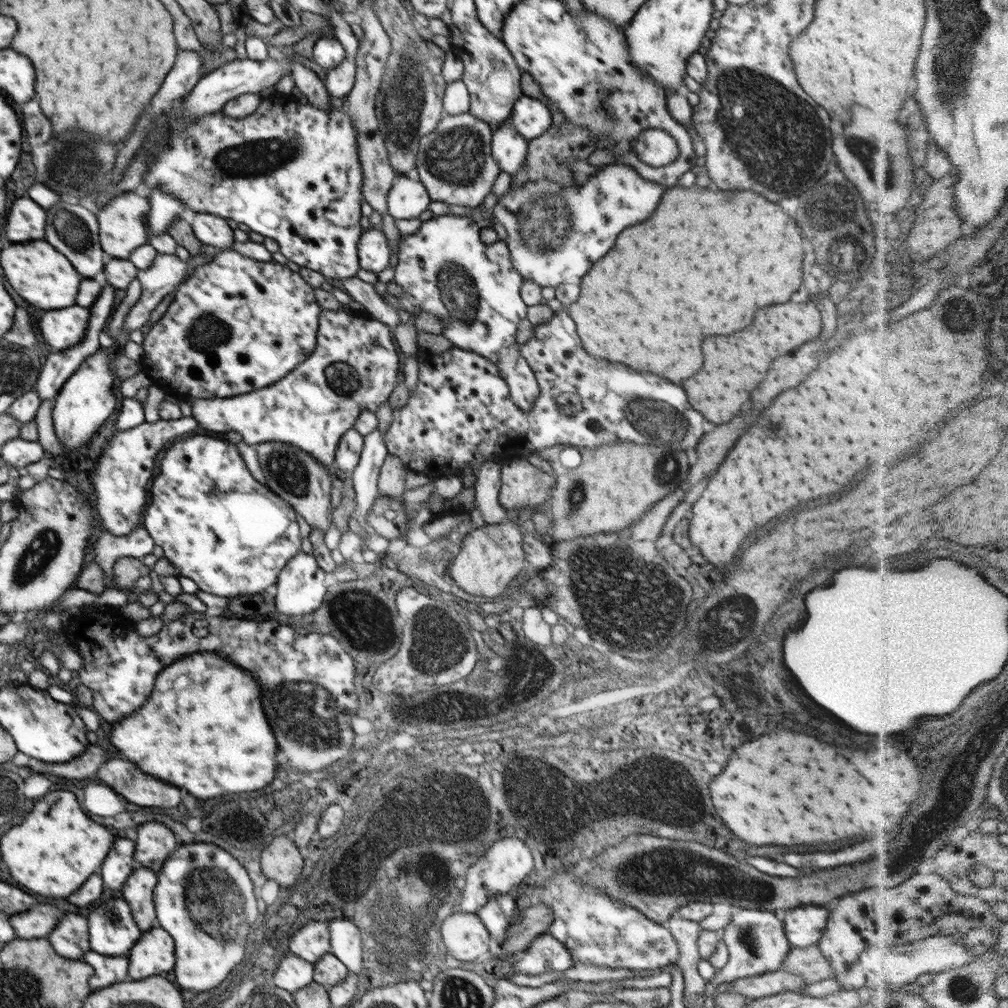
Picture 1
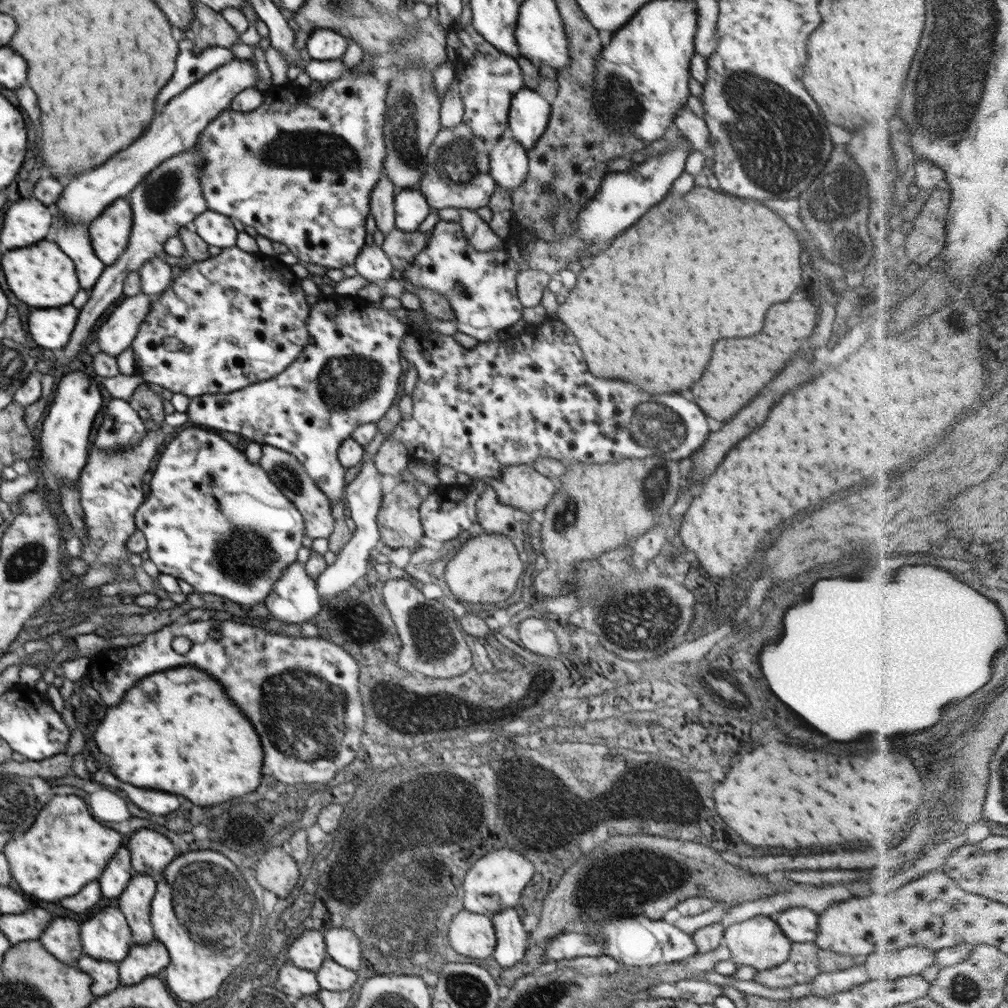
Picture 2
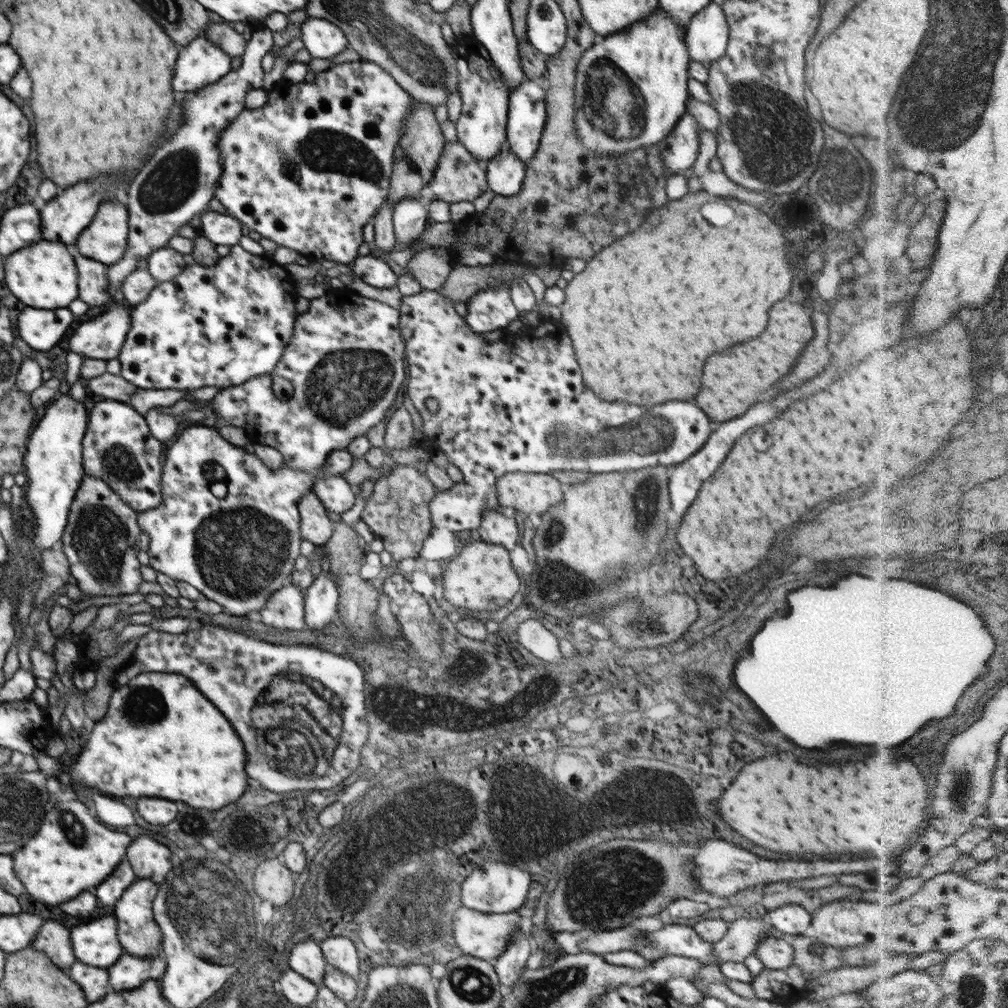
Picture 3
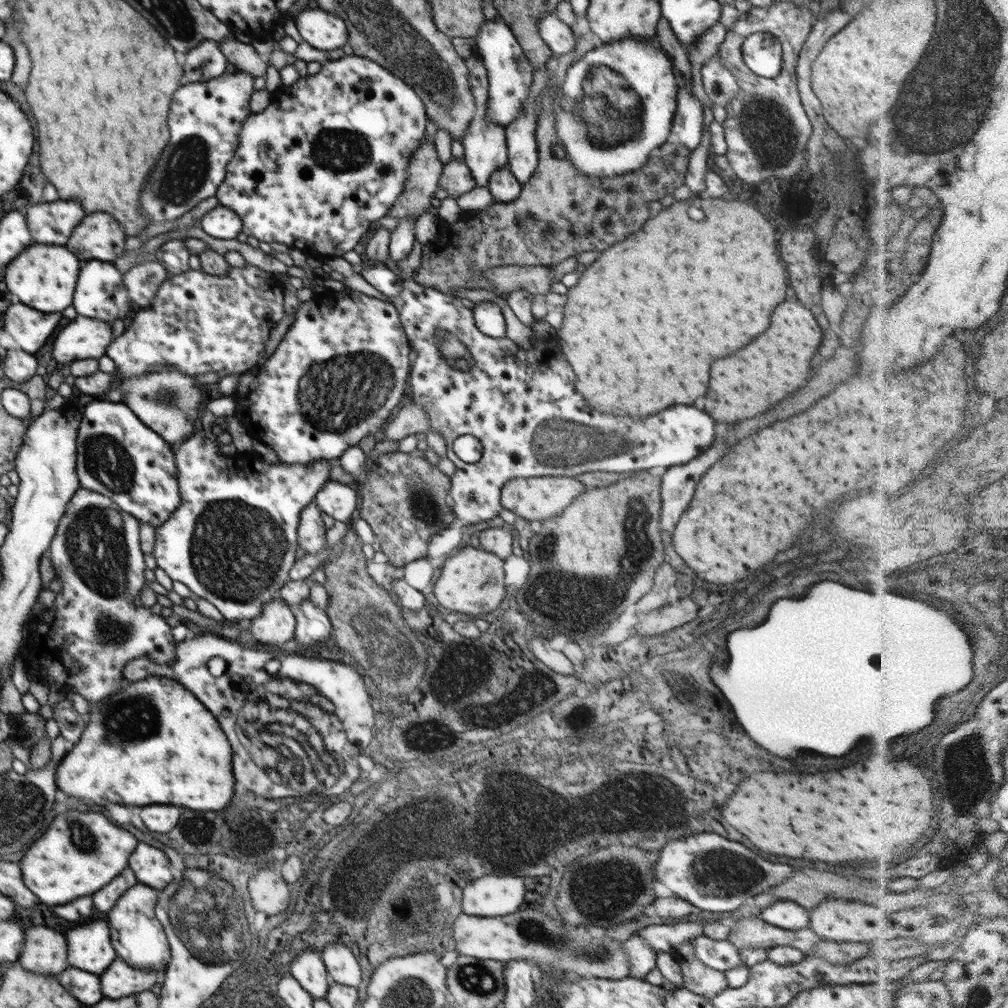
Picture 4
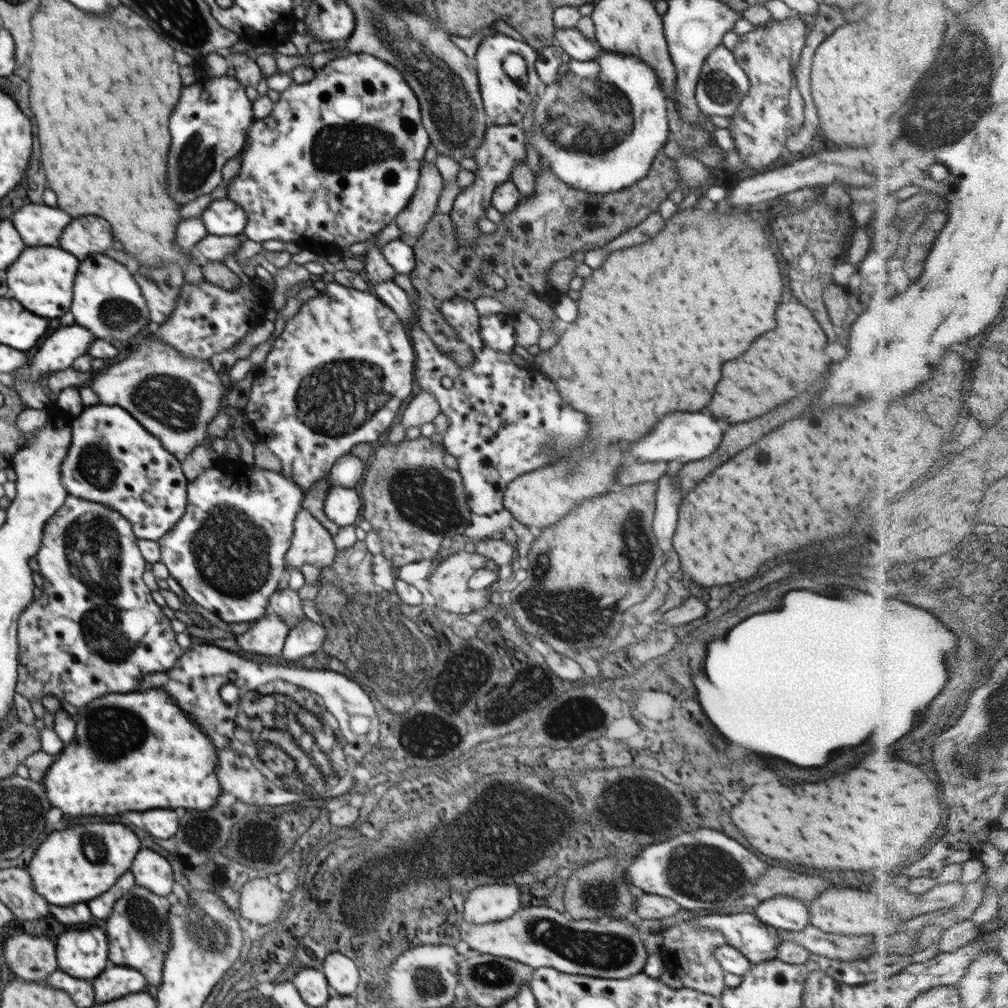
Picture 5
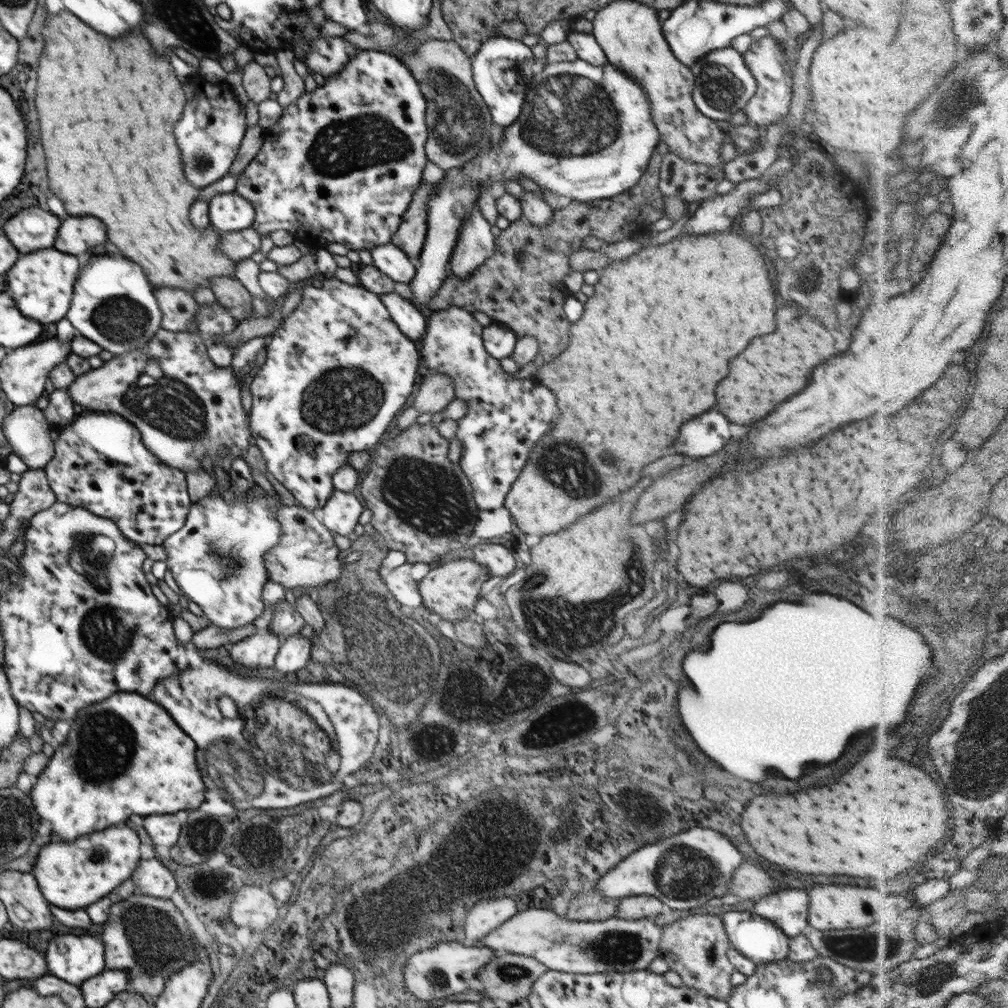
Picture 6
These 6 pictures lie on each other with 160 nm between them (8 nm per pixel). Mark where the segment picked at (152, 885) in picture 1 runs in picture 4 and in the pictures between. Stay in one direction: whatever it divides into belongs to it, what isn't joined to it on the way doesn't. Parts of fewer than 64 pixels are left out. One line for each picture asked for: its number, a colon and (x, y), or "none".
2: (135, 902)
3: (139, 934)
4: (138, 937)

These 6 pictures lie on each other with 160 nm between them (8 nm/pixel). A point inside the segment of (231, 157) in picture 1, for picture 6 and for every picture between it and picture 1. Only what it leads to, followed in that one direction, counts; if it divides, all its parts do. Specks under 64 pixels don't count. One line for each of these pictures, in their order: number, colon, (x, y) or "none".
2: (300, 169)
3: (308, 170)
4: (328, 156)
5: (338, 158)
6: (342, 163)

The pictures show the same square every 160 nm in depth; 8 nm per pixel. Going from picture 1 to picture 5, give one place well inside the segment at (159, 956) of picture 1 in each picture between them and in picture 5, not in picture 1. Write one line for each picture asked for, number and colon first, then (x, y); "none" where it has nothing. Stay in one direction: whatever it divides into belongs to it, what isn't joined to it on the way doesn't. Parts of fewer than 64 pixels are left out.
2: (143, 961)
3: (129, 972)
4: (119, 980)
5: (113, 983)

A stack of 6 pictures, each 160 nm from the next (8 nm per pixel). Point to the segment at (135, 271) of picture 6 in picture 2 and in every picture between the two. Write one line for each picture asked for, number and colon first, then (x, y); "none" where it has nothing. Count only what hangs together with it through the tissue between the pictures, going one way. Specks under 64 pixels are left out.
2: (73, 239)
3: (93, 284)
4: (101, 294)
5: (107, 301)

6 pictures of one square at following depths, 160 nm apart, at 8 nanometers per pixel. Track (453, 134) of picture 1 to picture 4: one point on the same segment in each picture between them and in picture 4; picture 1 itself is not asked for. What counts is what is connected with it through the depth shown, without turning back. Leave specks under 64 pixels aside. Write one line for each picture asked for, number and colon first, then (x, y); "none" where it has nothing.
2: (457, 175)
3: (458, 177)
4: (456, 178)

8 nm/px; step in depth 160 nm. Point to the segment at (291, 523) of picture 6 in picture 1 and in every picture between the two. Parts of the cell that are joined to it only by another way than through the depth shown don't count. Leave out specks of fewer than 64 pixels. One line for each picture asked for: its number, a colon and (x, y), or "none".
1: (298, 478)
2: (287, 473)
3: (316, 527)
4: (312, 536)
5: (311, 543)

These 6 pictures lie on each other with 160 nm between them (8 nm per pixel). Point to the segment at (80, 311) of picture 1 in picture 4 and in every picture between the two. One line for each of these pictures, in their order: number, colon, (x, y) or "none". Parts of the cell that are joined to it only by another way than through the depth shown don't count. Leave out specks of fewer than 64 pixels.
2: (52, 328)
3: (42, 329)
4: (31, 329)

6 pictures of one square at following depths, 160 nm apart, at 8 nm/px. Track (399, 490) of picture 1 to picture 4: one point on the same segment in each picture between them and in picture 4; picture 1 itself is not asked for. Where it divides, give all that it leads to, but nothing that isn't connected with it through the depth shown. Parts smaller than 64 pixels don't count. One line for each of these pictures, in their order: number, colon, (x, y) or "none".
2: (392, 458)
3: (399, 433)
4: (410, 419)

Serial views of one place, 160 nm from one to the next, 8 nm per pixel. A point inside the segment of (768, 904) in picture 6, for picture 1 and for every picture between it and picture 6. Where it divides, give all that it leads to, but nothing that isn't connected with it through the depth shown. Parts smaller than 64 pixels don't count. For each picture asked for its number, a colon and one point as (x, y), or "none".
1: (804, 925)
2: (800, 924)
3: (790, 920)
4: (788, 915)
5: (785, 913)

